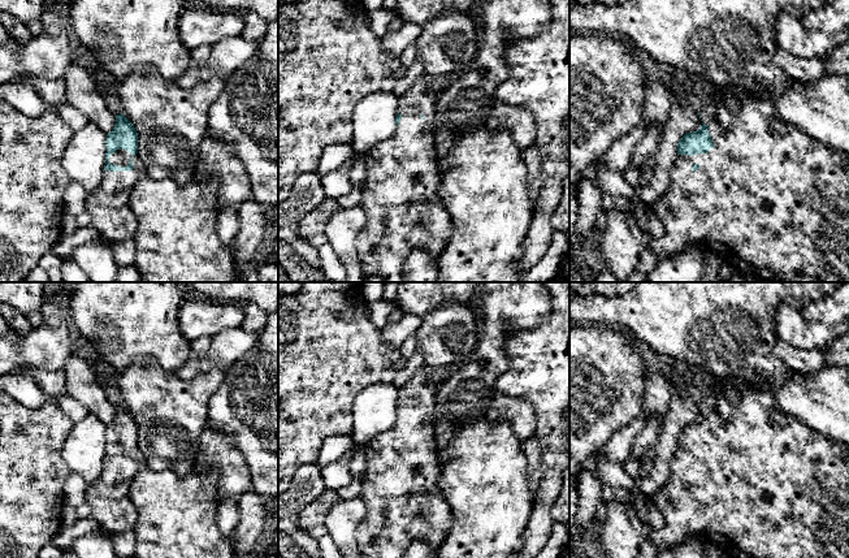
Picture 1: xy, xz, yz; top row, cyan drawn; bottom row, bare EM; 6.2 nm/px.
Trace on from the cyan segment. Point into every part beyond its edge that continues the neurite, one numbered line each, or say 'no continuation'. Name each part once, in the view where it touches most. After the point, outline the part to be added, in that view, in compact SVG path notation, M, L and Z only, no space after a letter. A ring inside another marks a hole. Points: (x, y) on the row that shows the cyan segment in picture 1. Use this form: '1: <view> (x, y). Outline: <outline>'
1: xy (121, 158). Outline: M121 148L109 156L109 163L124 168L129 165L130 159L131 159L131 153Z

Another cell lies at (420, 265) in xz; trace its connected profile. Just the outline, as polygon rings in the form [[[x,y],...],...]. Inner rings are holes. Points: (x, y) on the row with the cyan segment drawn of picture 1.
[[[413,248],[402,269],[404,282],[437,282],[439,276],[439,256],[428,250]]]

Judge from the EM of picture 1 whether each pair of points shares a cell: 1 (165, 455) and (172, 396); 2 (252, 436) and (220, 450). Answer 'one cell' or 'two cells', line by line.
1: one cell
2: two cells

